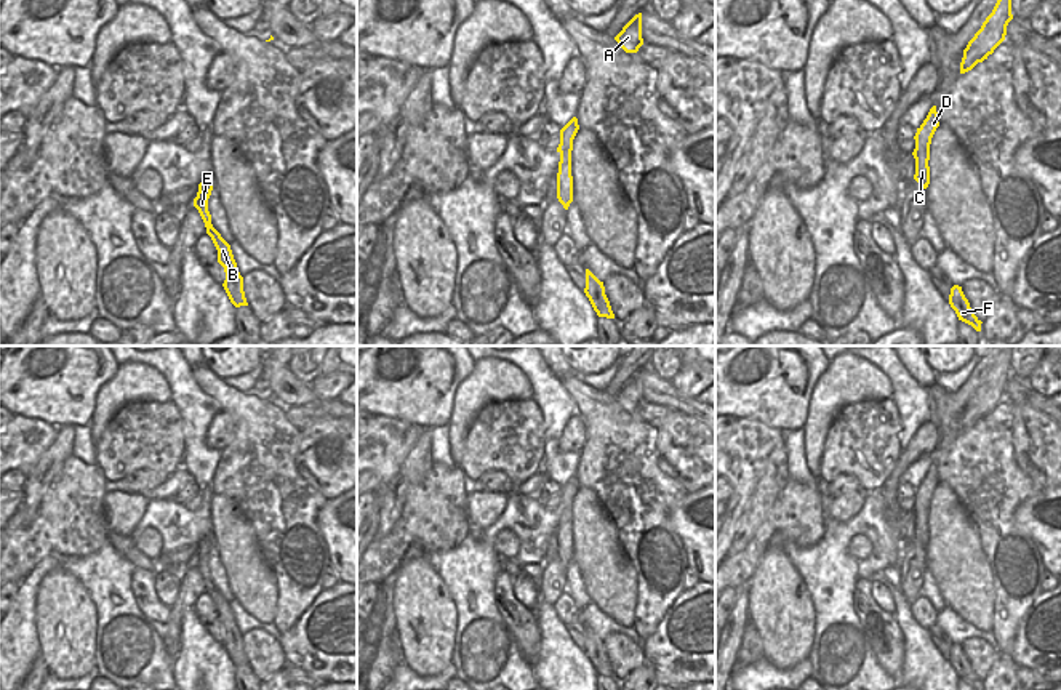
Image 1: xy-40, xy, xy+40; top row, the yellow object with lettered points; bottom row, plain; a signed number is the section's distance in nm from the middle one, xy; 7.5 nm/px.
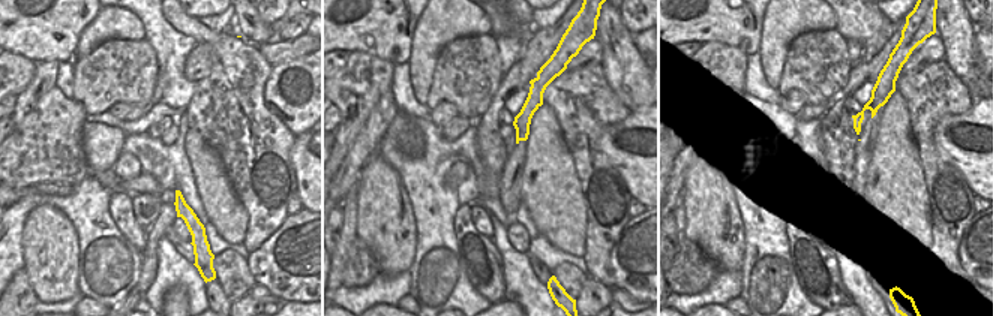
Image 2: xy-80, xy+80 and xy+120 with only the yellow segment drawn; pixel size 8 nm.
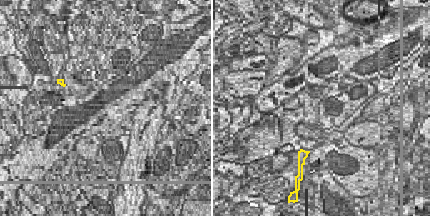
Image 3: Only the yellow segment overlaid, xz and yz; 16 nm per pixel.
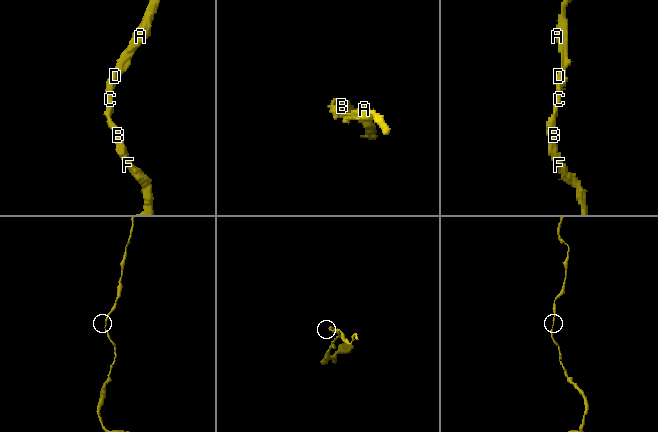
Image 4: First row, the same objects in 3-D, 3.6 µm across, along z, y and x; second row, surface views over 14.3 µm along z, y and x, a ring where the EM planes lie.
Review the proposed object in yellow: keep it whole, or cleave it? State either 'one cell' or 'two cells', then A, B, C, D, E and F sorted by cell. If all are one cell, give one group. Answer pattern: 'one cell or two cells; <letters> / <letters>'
one cell; A B C D E F

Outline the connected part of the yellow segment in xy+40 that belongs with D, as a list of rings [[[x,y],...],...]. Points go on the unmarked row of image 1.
[[[933,464],[930,467],[927,477],[923,479],[923,482],[917,487],[917,491],[914,495],[914,498],[915,498],[915,507],[912,511],[912,514],[915,517],[914,538],[923,548],[927,548],[930,543],[930,525],[928,525],[930,503],[931,503],[931,496],[938,485],[939,485],[938,471],[936,471],[936,464]]]

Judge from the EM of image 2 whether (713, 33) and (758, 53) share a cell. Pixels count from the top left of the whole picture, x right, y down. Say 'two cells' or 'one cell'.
two cells

